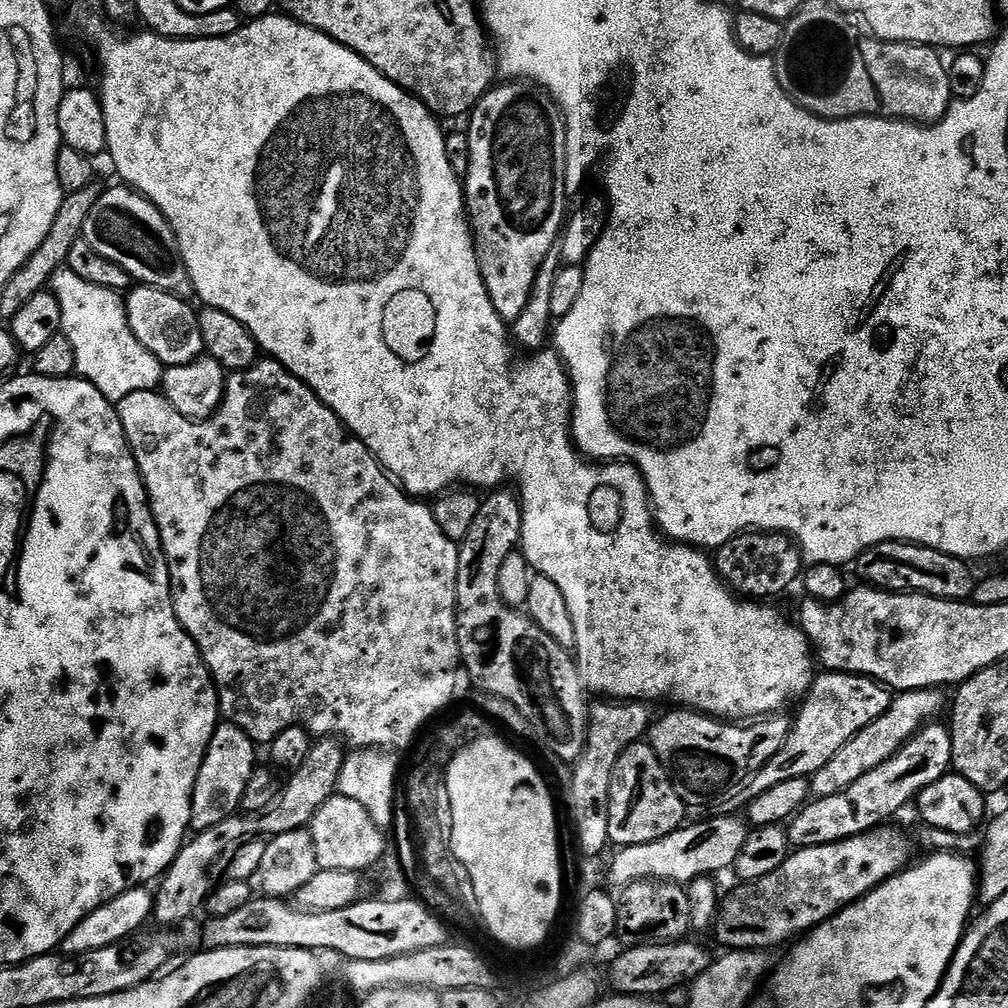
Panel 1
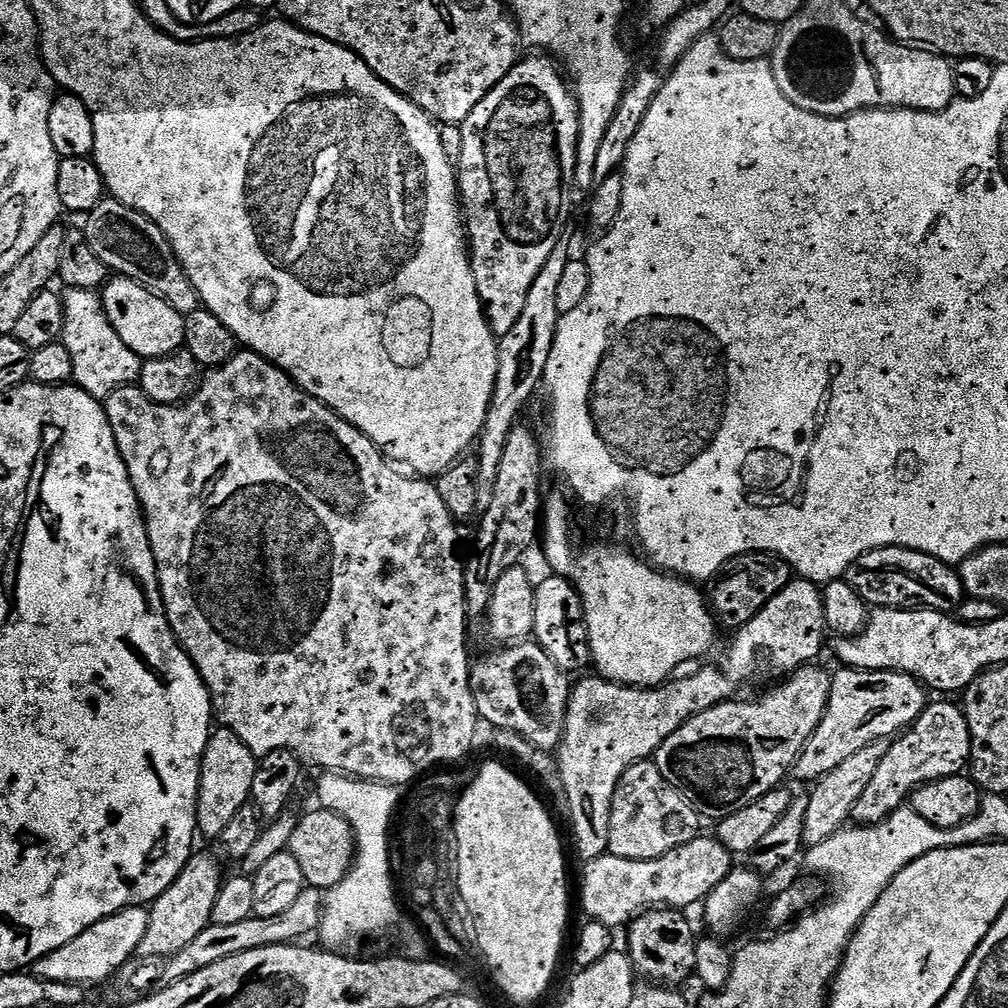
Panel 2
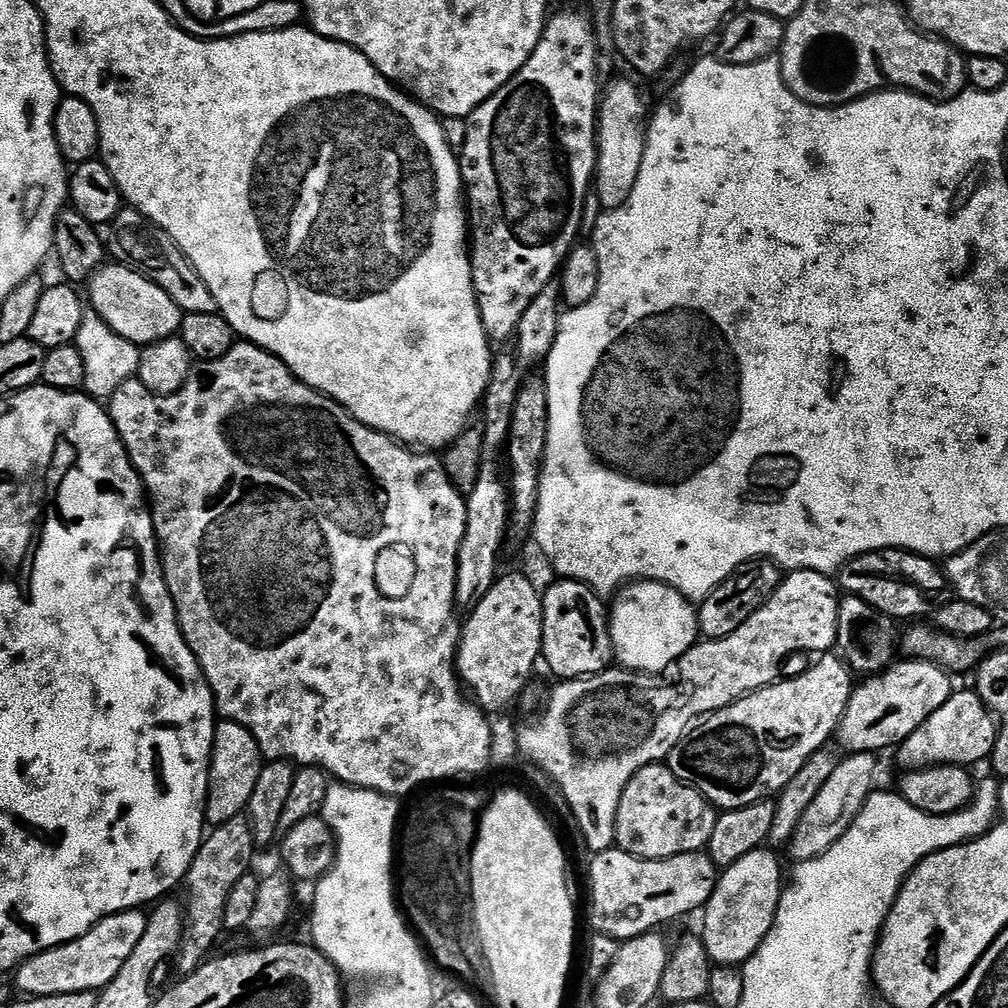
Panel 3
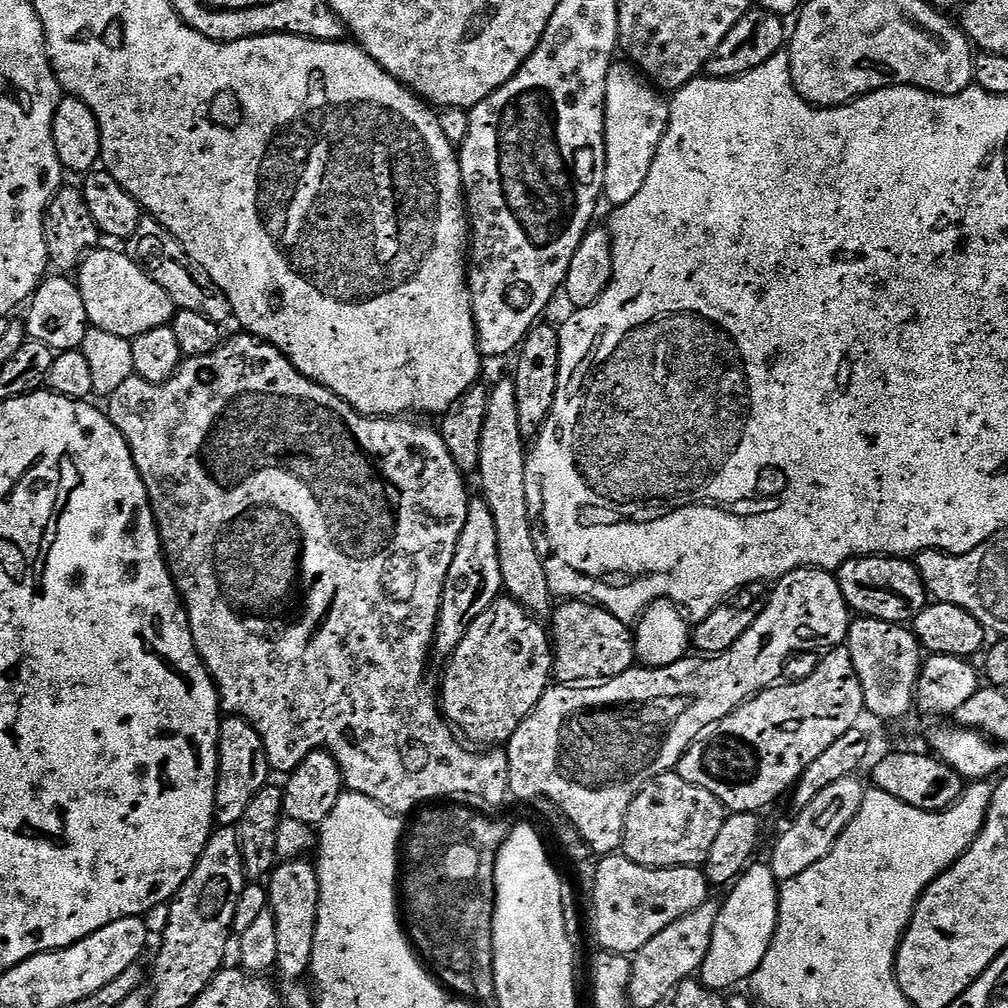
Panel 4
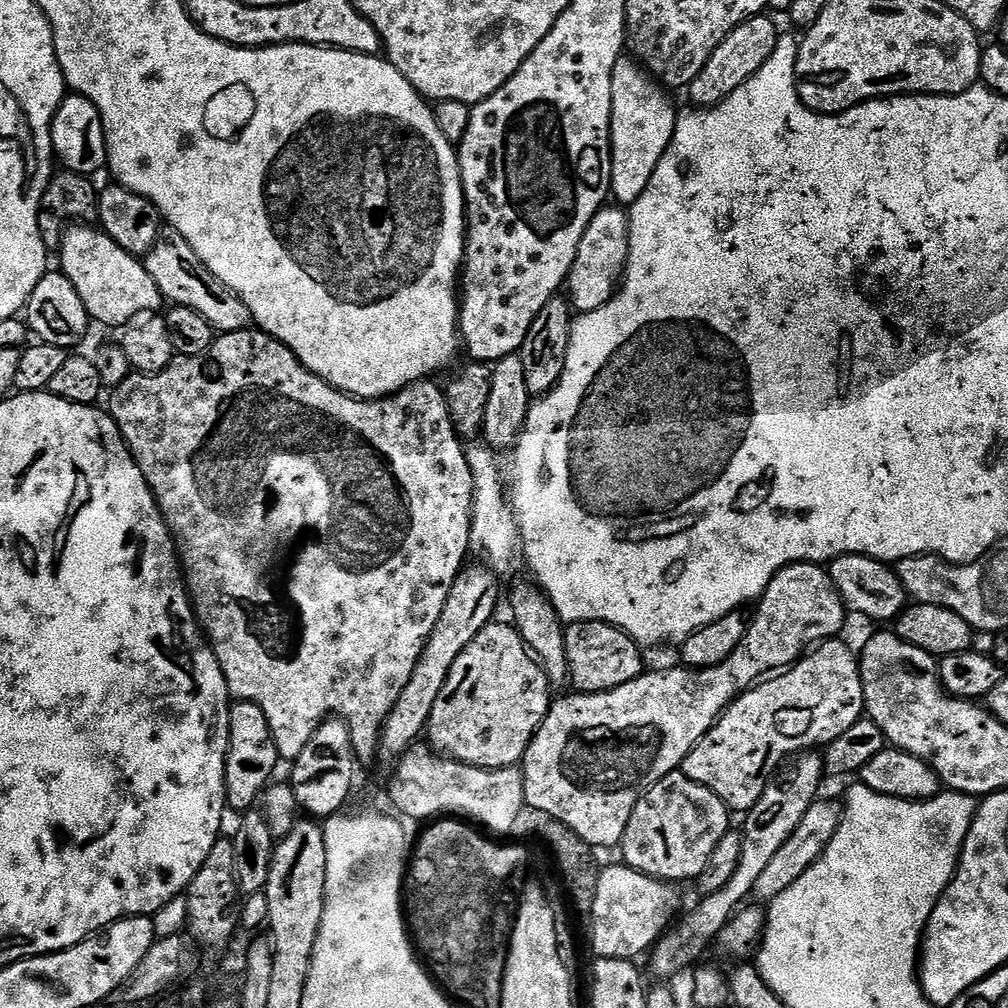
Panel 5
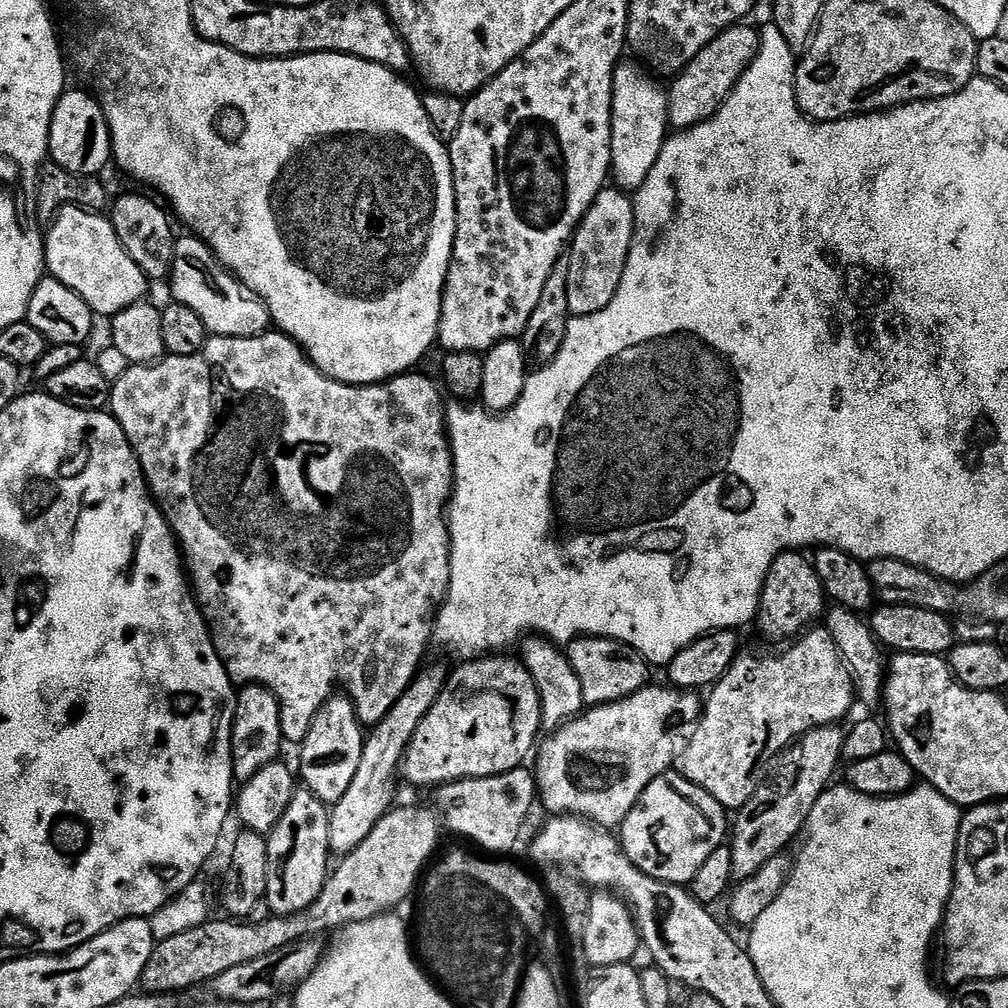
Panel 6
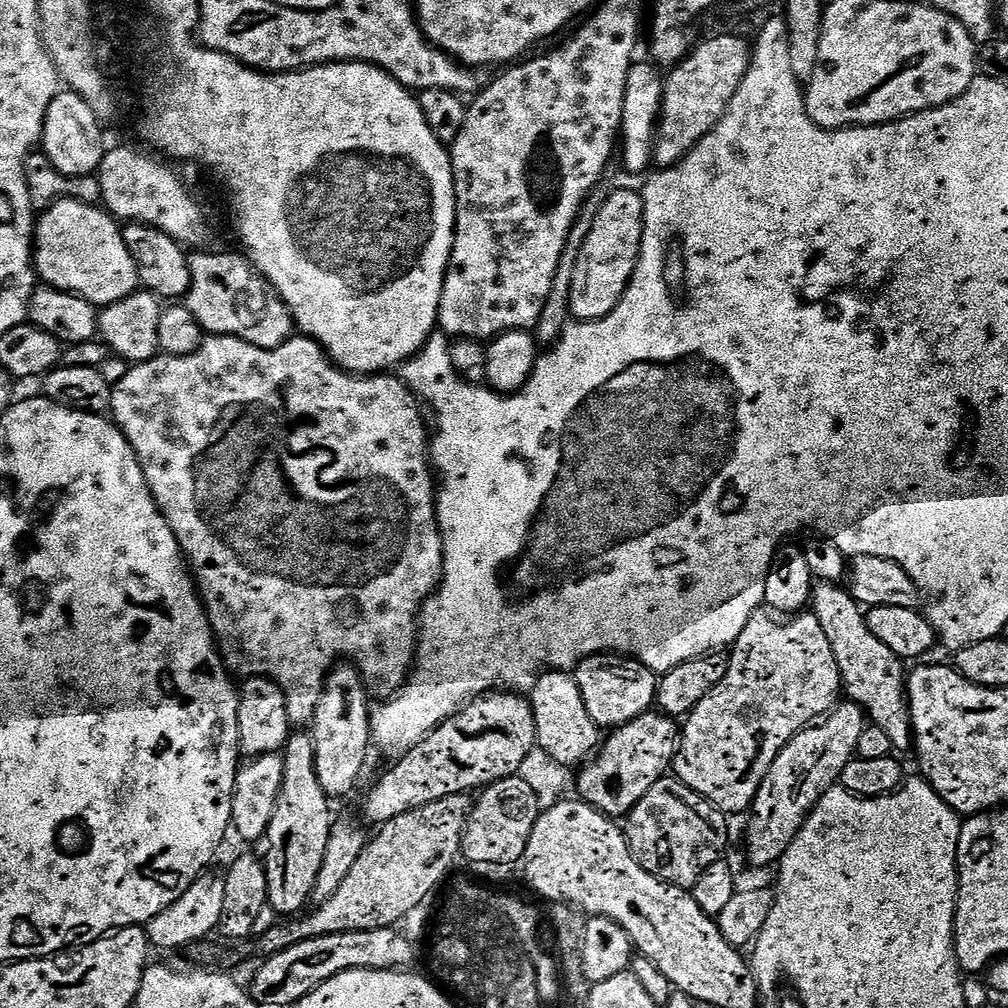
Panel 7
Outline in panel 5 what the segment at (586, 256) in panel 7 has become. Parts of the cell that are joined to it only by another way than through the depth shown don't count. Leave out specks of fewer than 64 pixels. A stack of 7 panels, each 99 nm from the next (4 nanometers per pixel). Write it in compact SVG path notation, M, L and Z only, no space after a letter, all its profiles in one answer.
M605 206L598 214L594 214L590 226L586 226L586 234L582 234L574 266L566 281L566 292L570 297L571 307L577 313L583 314L604 308L614 299L624 279L624 270L628 267L629 238L628 212L623 207Z

